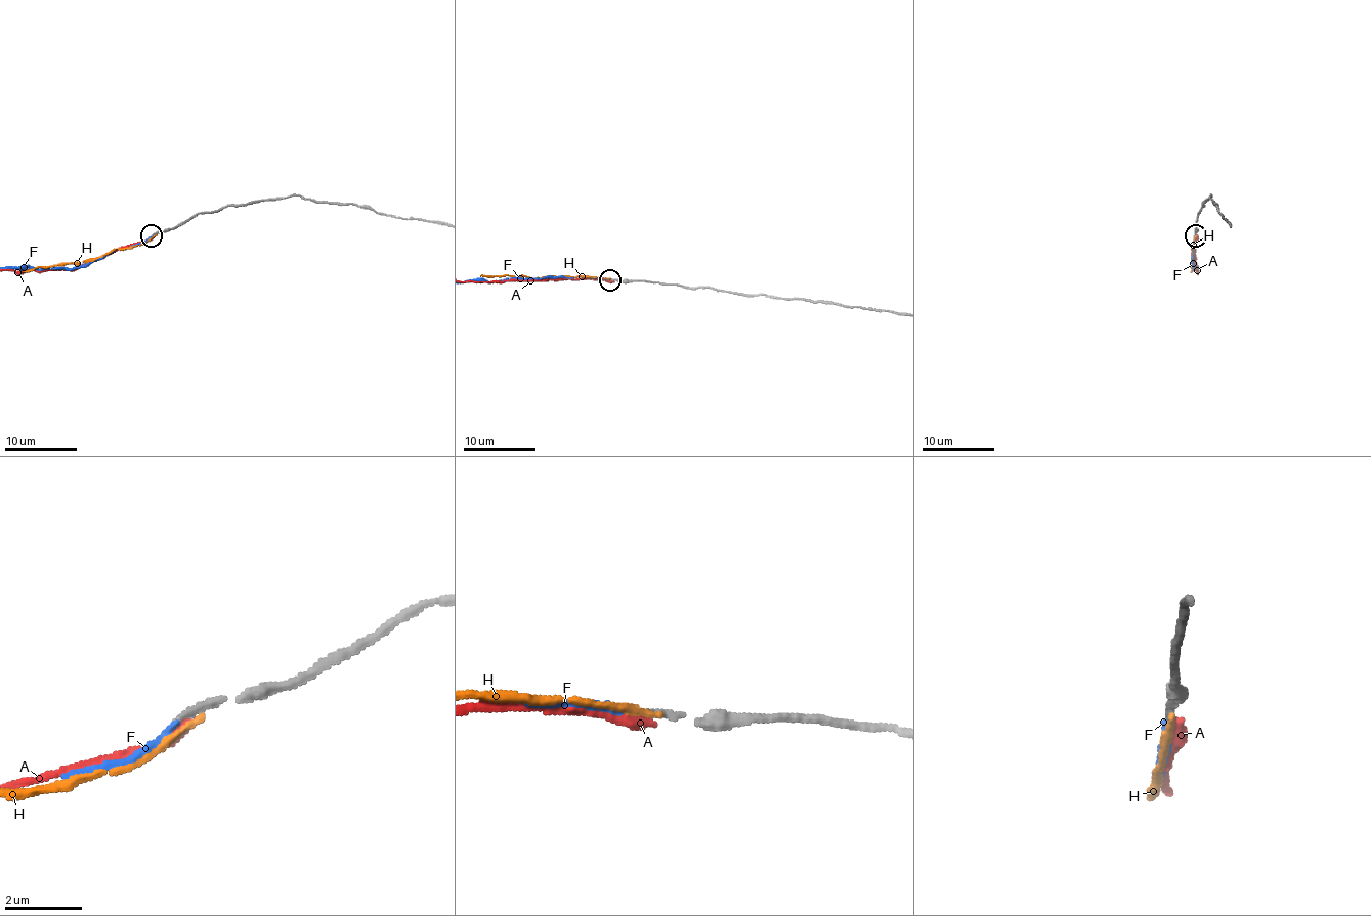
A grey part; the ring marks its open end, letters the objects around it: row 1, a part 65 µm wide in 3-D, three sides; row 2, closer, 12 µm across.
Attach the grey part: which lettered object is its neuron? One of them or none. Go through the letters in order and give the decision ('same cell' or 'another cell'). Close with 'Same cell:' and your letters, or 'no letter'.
A: another cell
F: same cell
H: another cell
Same cell: F

